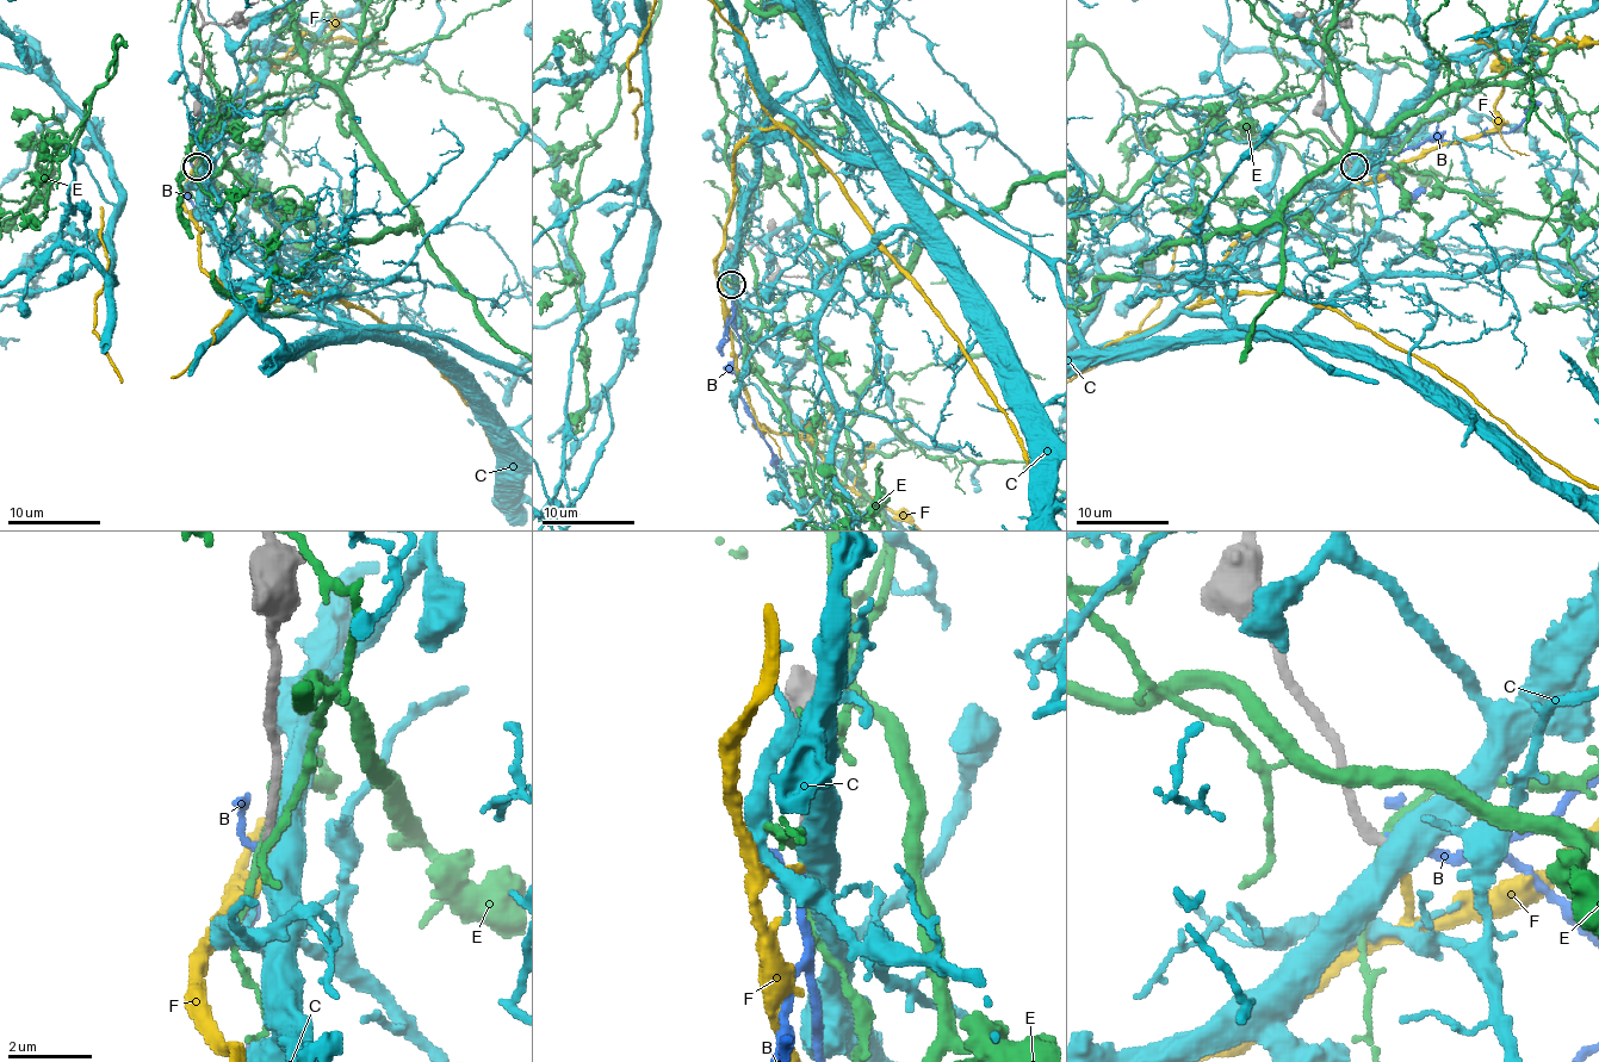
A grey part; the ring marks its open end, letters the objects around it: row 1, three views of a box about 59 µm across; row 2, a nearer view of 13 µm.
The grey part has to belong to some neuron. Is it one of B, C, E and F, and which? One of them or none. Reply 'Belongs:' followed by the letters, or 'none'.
Belongs: F

